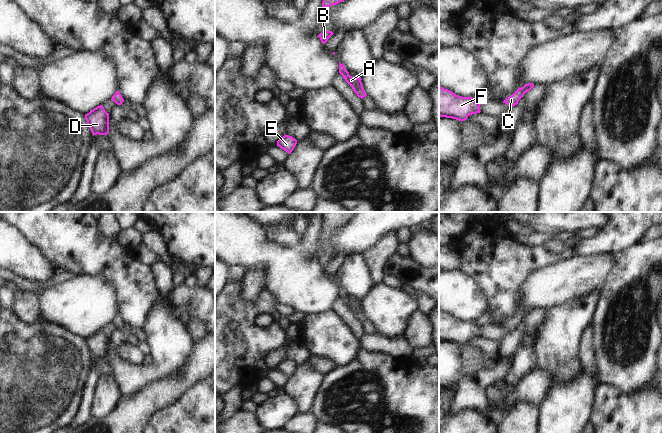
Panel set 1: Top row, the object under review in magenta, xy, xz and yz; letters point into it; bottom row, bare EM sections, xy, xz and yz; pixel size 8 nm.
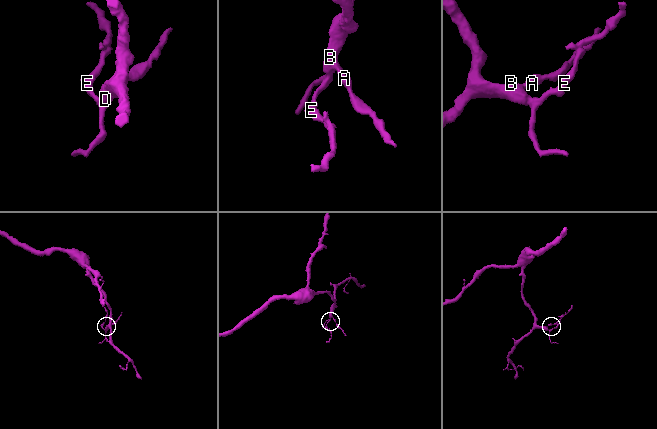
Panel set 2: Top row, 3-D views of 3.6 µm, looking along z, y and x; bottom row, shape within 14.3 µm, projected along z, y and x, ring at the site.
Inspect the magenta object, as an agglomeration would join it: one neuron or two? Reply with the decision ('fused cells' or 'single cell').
single cell

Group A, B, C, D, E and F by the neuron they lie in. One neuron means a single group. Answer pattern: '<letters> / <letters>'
A B C D E F

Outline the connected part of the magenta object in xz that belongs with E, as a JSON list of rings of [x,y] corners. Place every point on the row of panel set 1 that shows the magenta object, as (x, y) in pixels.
[[[284,135],[277,141],[277,146],[290,154],[297,144],[297,140],[289,135]]]

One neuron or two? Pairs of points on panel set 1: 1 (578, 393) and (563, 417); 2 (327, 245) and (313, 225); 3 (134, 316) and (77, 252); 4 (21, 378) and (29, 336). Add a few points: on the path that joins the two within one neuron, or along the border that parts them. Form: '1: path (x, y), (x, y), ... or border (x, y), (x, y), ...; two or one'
1: path (575, 399), (565, 411); one
2: border (321, 228), (319, 239), (313, 248), (312, 257); two
3: path (133, 295), (133, 286), (104, 257), (98, 256); one
4: path (29, 368), (29, 346); one

